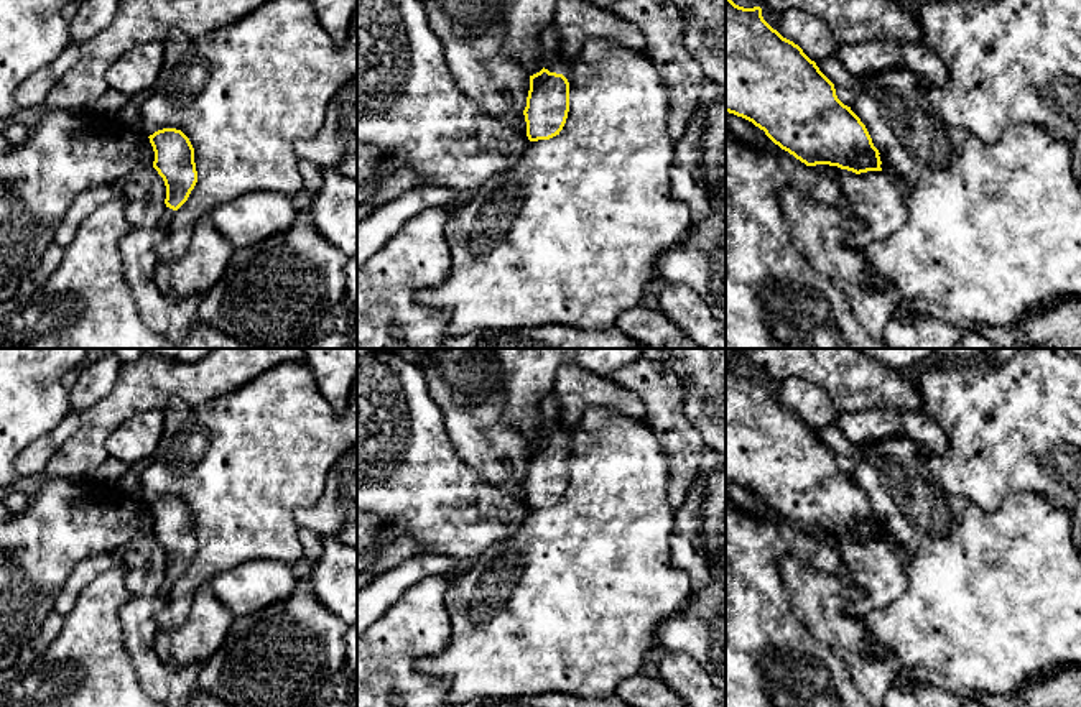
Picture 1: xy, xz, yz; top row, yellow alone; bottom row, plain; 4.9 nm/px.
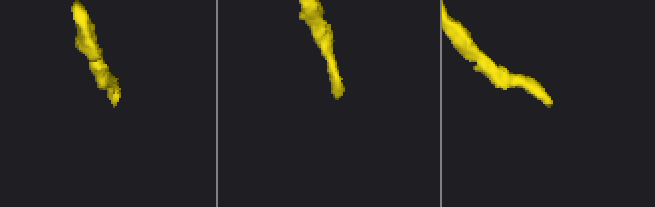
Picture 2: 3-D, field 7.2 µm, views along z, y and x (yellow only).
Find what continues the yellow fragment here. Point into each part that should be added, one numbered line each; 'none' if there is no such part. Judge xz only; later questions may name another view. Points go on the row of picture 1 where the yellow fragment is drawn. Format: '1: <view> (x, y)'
1: xz (548, 43)

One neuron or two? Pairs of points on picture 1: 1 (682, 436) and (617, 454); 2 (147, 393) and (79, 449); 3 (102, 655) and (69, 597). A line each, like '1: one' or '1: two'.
1: two
2: one
3: two

